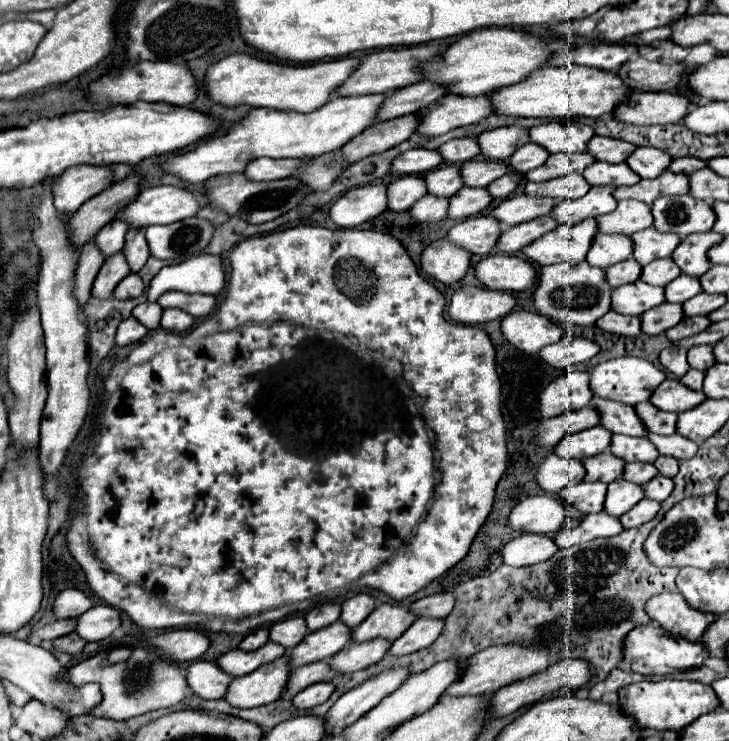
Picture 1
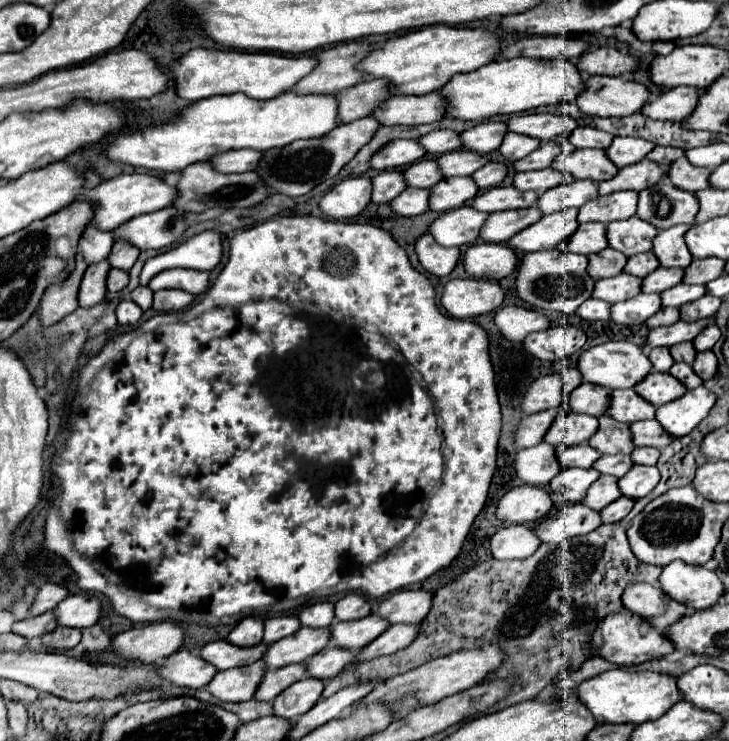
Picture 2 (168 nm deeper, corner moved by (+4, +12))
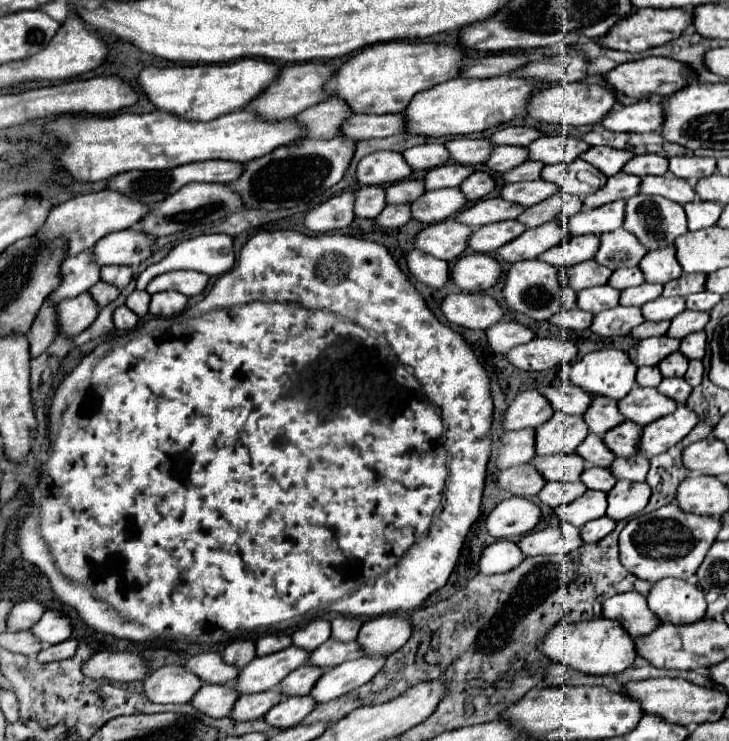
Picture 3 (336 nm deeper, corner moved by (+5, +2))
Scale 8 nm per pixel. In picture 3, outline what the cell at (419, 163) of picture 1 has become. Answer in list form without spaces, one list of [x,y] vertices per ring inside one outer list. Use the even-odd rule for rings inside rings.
[[[373,152],[365,156],[357,166],[359,184],[393,184],[411,176],[411,166],[399,152]]]

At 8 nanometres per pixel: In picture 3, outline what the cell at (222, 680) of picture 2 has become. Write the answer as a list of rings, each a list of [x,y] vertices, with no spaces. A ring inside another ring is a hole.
[[[205,684],[193,696],[191,704],[203,714],[209,714],[213,718],[225,718],[231,714],[237,698],[239,692],[233,684]]]

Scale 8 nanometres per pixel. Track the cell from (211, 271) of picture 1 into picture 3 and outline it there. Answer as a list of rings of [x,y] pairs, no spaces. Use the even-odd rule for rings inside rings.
[[[227,234],[197,236],[197,238],[191,238],[191,240],[185,240],[185,242],[177,244],[161,262],[147,266],[139,274],[139,278],[137,278],[137,290],[145,290],[147,284],[155,276],[165,274],[165,272],[173,272],[173,270],[195,270],[195,272],[201,272],[201,274],[207,274],[207,276],[221,276],[221,274],[225,274],[233,266],[233,262],[235,262],[235,256],[233,256],[233,238],[229,238]]]

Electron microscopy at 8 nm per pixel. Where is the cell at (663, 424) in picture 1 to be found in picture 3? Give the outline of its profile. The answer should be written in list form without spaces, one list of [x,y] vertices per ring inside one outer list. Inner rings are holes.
[[[595,396],[593,398],[593,406],[587,410],[583,420],[587,422],[587,426],[589,426],[589,430],[593,434],[605,434],[611,428],[623,424],[625,416],[619,412],[617,400]]]

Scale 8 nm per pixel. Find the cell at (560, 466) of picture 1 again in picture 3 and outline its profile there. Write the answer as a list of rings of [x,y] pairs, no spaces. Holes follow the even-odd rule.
[[[519,464],[499,472],[499,486],[513,496],[537,496],[539,490],[547,484],[541,472],[533,464]]]

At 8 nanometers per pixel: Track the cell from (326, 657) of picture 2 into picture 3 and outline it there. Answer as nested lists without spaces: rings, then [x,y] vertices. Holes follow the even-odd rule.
[[[305,664],[297,670],[293,670],[283,682],[281,682],[281,690],[285,690],[285,696],[305,696],[313,690],[313,686],[317,684],[317,680],[325,674],[325,668],[313,666],[313,664]]]

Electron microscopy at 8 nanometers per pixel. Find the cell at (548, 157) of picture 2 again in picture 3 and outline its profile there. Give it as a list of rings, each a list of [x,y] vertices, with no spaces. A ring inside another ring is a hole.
[[[527,160],[527,162],[523,162],[521,166],[517,166],[517,168],[509,170],[509,172],[505,172],[505,174],[503,174],[503,180],[505,180],[507,184],[511,184],[511,182],[521,182],[521,180],[537,180],[537,178],[541,176],[543,166],[545,166],[543,162]]]

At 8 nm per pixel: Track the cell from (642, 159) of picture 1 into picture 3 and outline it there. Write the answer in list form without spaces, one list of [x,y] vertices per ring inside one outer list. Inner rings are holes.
[[[593,146],[585,154],[581,154],[581,158],[585,162],[593,164],[595,168],[599,168],[603,174],[613,176],[613,174],[621,172],[623,166],[631,158],[635,158],[635,154],[631,150],[617,150],[617,148],[609,148],[609,146]]]

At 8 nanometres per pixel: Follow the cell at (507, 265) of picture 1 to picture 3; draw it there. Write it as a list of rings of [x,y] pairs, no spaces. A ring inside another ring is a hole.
[[[467,254],[453,268],[453,282],[465,292],[489,290],[501,276],[501,264],[489,254]]]

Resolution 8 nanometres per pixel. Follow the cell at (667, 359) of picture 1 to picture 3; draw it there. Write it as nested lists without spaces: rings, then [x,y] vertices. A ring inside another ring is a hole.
[[[641,366],[637,372],[637,384],[639,386],[659,386],[663,380],[657,366]]]

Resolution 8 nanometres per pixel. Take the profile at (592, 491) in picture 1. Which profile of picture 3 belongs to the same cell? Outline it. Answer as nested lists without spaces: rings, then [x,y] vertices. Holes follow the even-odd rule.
[[[547,482],[543,490],[539,492],[539,498],[543,504],[549,504],[551,508],[563,506],[567,502],[573,502],[575,498],[583,496],[587,492],[587,486],[583,482]]]

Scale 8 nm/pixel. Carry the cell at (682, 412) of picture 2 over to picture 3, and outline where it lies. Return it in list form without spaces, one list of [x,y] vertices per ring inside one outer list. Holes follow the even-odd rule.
[[[687,404],[679,406],[673,414],[663,416],[643,428],[641,442],[639,442],[641,454],[655,456],[655,454],[661,454],[661,452],[673,448],[697,426],[697,422],[699,422],[699,418],[697,418],[695,410],[691,410]]]

